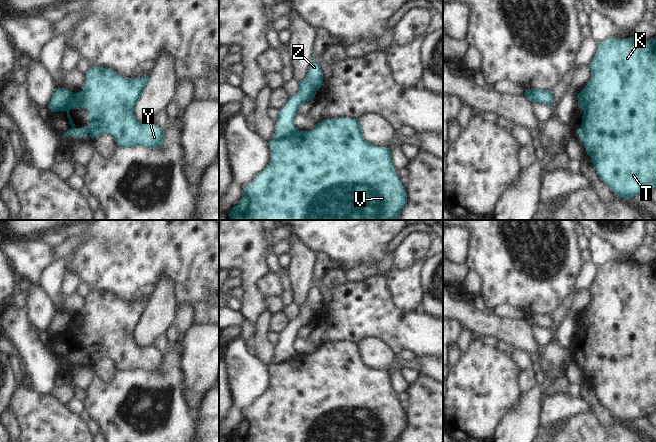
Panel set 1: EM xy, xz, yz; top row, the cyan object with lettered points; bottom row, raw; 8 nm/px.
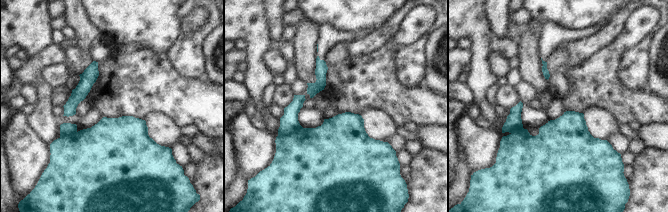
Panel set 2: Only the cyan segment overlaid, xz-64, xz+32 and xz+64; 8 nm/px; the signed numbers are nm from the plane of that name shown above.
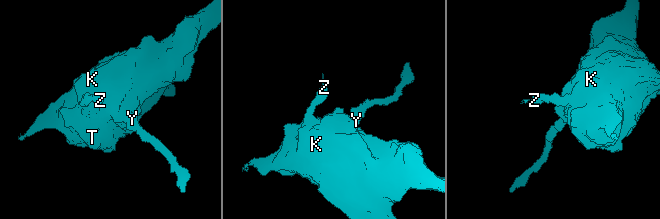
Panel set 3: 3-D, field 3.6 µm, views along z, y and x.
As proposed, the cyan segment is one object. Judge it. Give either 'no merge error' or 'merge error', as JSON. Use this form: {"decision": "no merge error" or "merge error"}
{"decision": "merge error"}

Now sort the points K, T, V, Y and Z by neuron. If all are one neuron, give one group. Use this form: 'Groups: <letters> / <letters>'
Groups: K T V Y / Z

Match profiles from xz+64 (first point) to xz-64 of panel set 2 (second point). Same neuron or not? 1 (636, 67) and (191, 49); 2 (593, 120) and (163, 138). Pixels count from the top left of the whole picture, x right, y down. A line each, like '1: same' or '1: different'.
1: same
2: same

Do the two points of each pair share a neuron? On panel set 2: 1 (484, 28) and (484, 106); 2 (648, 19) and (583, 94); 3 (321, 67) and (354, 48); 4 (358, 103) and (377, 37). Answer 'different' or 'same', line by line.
1: same
2: same
3: different
4: different

